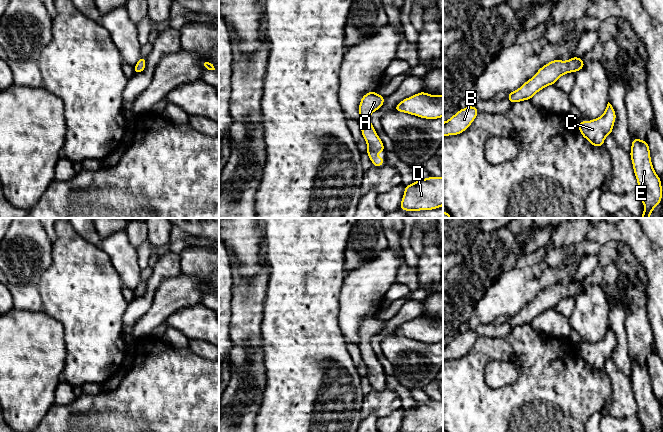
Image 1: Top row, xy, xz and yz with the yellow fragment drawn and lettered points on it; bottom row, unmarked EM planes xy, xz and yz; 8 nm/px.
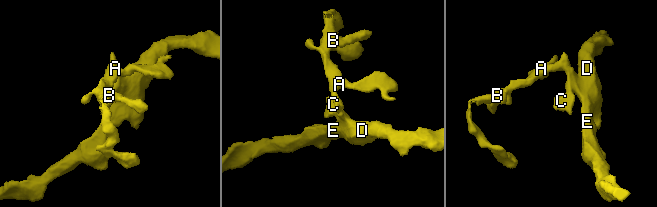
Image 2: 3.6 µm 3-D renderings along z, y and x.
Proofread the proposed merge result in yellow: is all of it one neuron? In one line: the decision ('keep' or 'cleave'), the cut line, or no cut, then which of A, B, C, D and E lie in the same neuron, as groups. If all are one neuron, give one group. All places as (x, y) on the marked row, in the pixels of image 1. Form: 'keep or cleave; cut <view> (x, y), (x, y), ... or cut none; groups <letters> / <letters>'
keep; cut none; groups A B C D E

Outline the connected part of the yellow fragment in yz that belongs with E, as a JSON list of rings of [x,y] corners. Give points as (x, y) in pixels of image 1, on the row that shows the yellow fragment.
[[[632,139],[630,157],[638,183],[637,194],[644,204],[644,212],[640,218],[649,218],[653,209],[662,200],[662,185],[660,177],[652,166],[647,141]]]

